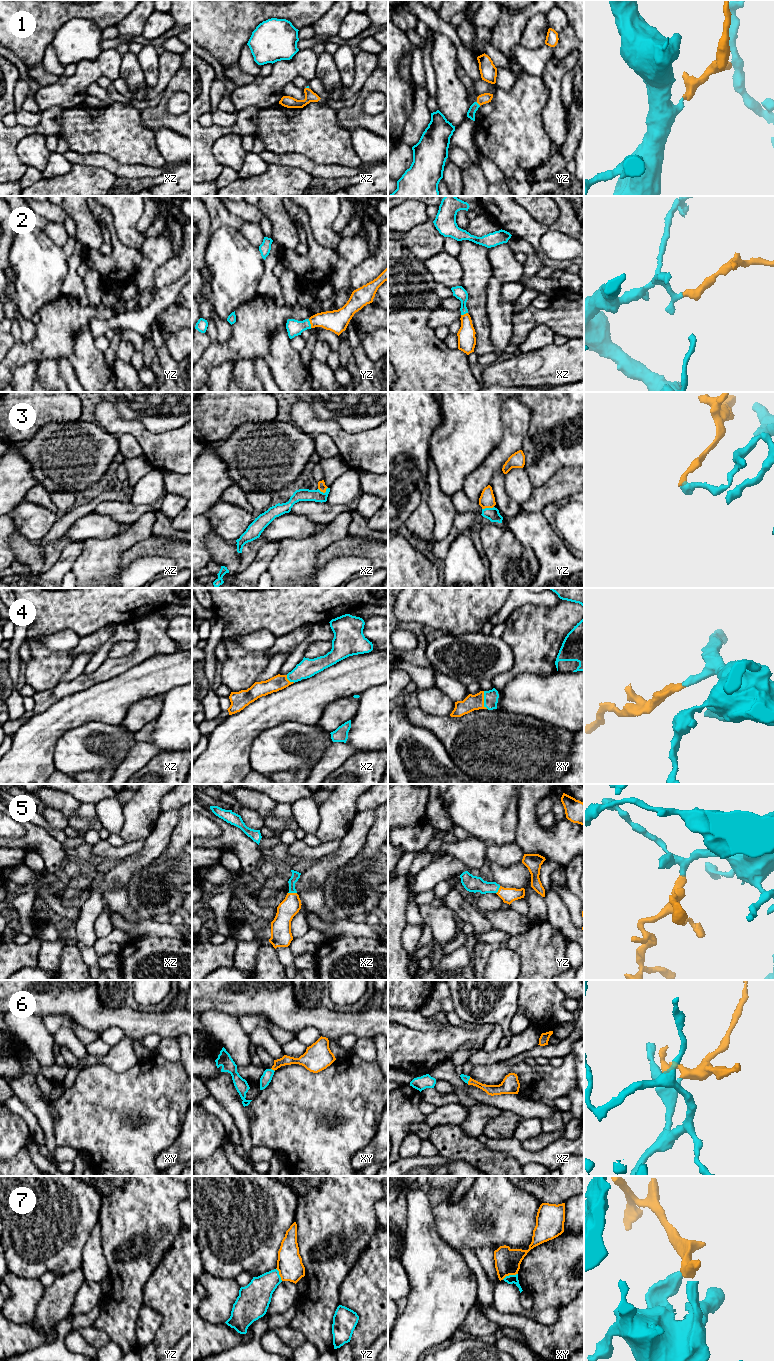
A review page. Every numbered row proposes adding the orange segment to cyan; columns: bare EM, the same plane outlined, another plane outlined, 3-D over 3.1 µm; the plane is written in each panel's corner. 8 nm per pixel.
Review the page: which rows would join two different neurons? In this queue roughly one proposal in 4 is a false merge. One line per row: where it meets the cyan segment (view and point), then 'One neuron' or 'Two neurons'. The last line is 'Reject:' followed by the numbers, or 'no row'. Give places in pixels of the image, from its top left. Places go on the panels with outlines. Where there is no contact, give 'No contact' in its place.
1: Touches cyan at yz (477, 103). One neuron
2: Touches cyan at yz (309, 323). One neuron
3: Touches cyan at xz (322, 492). Two neurons
4: Touches cyan at xy (484, 700). One neuron
5: Touches cyan at xz (292, 892). One neuron
6: Touches cyan at xy (273, 1070). One neuron
7: Touches cyan at xy (509, 1275). Two neurons
Reject: 3, 7

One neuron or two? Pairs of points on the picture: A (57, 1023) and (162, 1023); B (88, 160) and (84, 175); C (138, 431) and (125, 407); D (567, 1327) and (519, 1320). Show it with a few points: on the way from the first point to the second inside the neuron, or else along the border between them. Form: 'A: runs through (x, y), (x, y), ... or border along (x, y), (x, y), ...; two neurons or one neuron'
A: border along (53, 1014), (68, 1014), (76, 1022); two neurons
B: border along (73, 164), (98, 166), (109, 172); two neurons
C: border along (114, 404), (122, 418), (136, 419), (152, 432); two neurons
D: runs through (555, 1329), (531, 1330); one neuron

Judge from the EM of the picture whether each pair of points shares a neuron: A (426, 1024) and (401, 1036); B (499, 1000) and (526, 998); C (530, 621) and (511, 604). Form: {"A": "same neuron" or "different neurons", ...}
{"A": "different neurons", "B": "different neurons", "C": "different neurons"}

